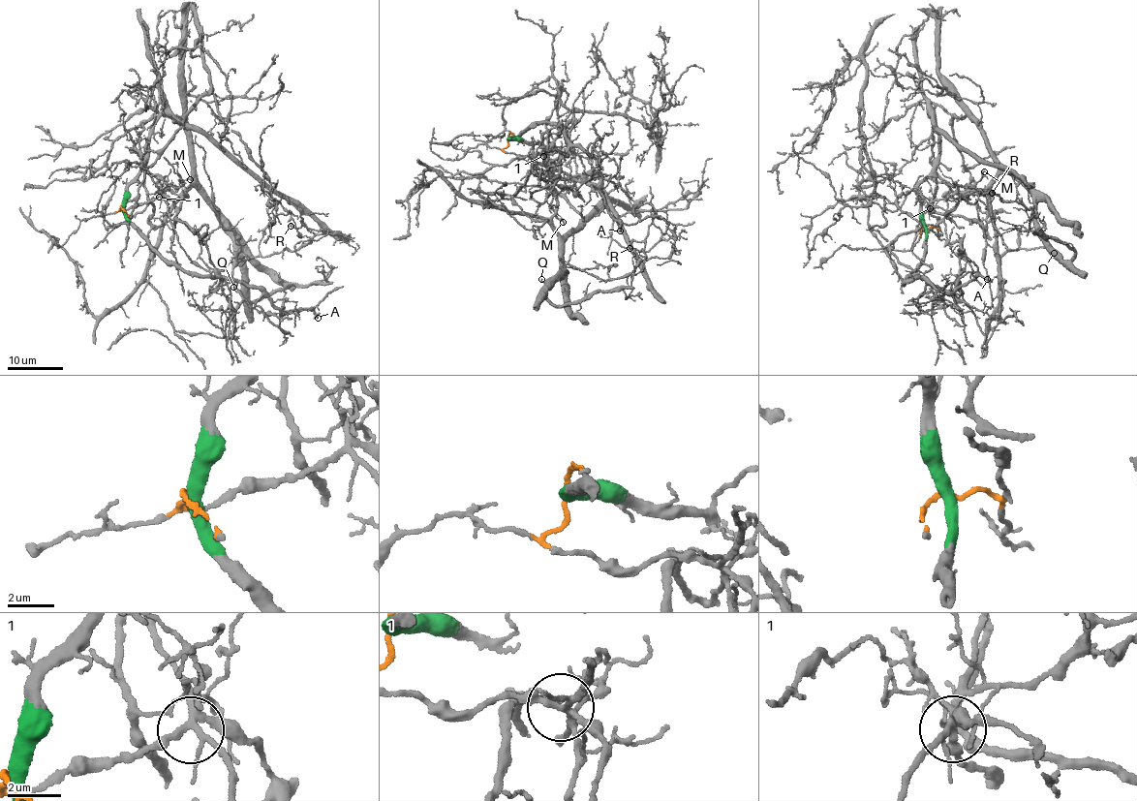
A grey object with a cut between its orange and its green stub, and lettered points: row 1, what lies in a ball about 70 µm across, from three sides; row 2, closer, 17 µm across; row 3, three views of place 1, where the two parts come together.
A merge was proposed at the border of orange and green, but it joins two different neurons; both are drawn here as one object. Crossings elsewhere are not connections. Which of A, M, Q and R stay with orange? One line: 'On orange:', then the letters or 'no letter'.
On orange: Q, R

